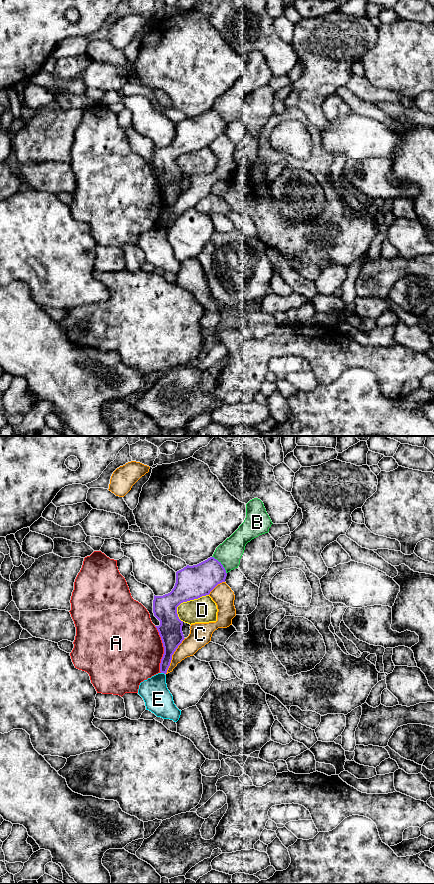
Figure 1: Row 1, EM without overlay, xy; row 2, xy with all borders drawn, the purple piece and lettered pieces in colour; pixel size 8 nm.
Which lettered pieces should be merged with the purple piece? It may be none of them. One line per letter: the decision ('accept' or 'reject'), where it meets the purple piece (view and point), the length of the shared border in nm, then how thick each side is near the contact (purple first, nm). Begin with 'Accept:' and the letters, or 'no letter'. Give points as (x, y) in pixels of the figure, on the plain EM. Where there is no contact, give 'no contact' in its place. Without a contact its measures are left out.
Accept: no letter
A: reject; meets purple in xy at (164, 201); contact 380 nm long; 190 nm thick on the purple side, 480 nm on the other
B: reject; meets purple in xy at (221, 116); contact 180 nm long; 260 nm thick on the purple side, 200 nm on the other
C: reject; meets purple in xy at (171, 208); contact 340 nm long; 190 nm thick on the purple side, 150 nm on the other
D: reject; meets purple in xy at (187, 152); contact 320 nm long; 280 nm thick on the purple side, 200 nm on the other
E: reject; meets purple in xy at (163, 224); contact 40 nm long; 130 nm thick on the purple side, 220 nm on the other

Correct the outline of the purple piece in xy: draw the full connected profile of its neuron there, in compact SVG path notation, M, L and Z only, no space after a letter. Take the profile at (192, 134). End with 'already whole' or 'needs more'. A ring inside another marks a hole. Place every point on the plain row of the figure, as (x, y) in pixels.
M210 109L197 117L187 117L183 121L177 123L176 135L170 145L163 148L154 147L153 165L154 168L160 173L160 177L155 179L159 184L164 199L164 206L160 215L161 225L167 225L172 212L172 207L185 191L182 184L183 173L181 173L178 169L177 159L183 154L209 147L218 136L225 134L226 128L226 122L221 114L214 109Z; already whole

